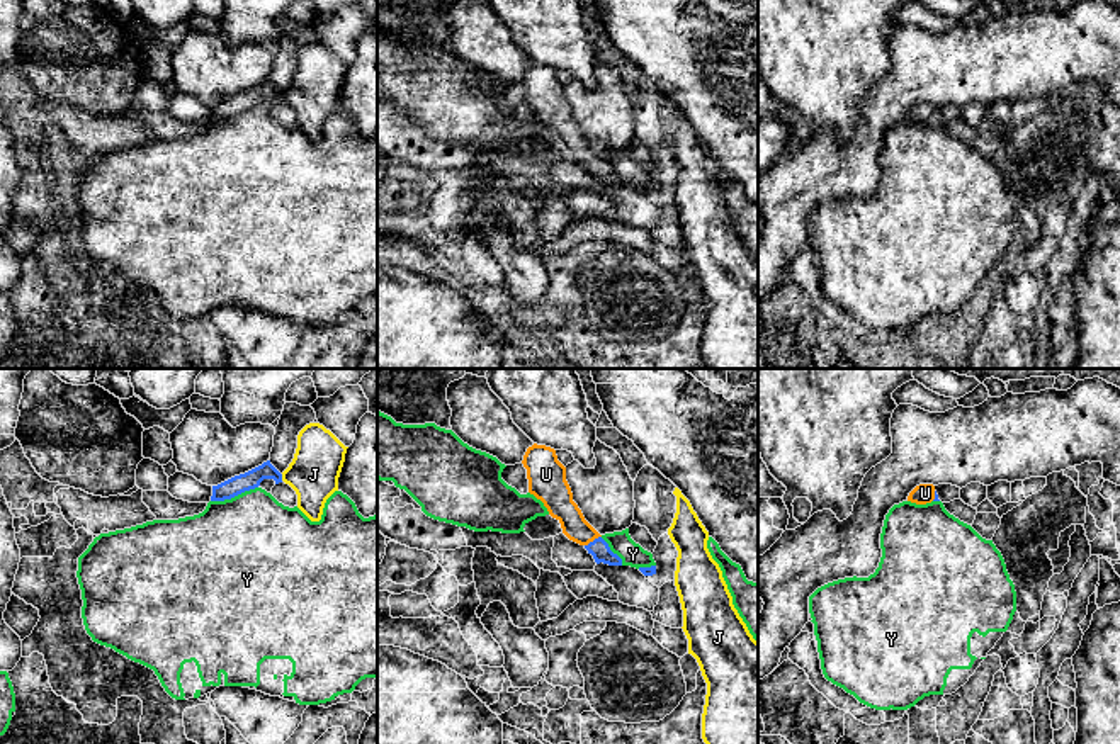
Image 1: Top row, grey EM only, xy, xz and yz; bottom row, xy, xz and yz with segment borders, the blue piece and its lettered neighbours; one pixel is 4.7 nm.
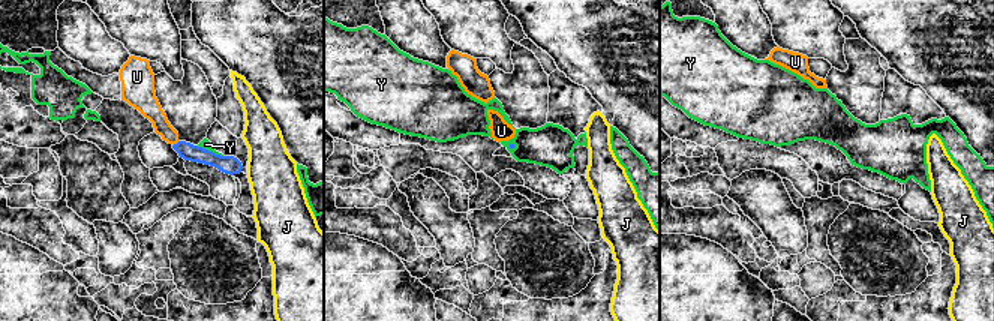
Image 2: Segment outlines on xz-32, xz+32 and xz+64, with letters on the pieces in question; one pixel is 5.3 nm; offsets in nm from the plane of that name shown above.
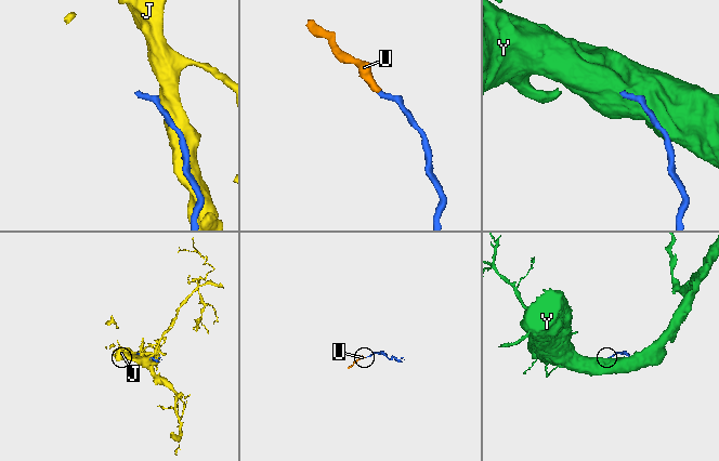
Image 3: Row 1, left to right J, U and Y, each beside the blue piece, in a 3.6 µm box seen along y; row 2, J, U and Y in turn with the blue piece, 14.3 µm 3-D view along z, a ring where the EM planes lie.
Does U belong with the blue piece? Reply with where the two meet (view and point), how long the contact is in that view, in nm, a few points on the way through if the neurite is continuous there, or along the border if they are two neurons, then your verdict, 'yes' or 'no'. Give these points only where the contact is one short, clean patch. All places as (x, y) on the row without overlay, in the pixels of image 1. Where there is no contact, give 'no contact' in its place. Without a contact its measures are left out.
contact xz (593, 160); length 90 nm; way xz (600, 170), (593, 160), (560, 123); yes

